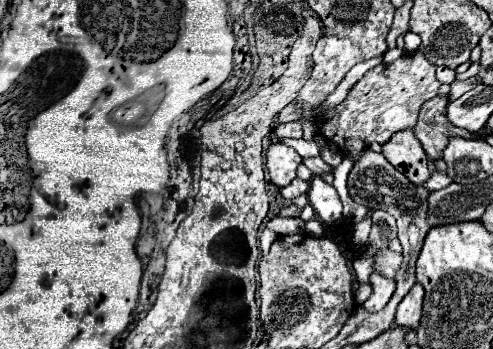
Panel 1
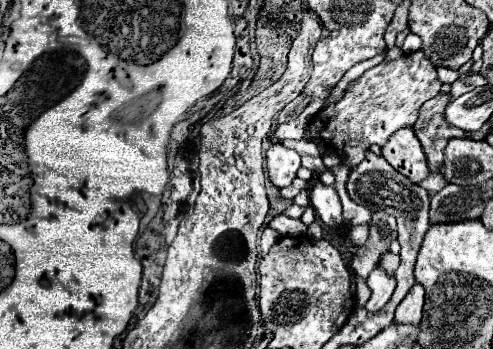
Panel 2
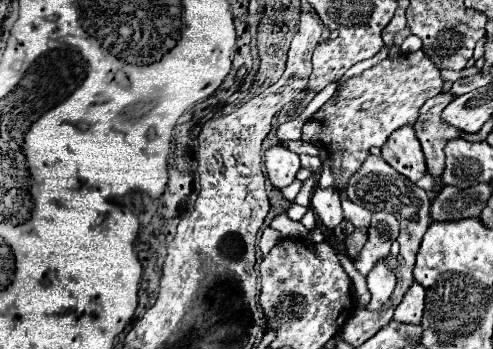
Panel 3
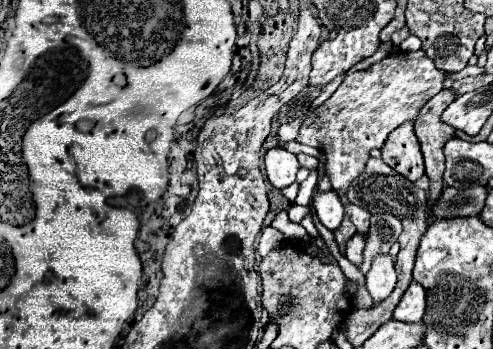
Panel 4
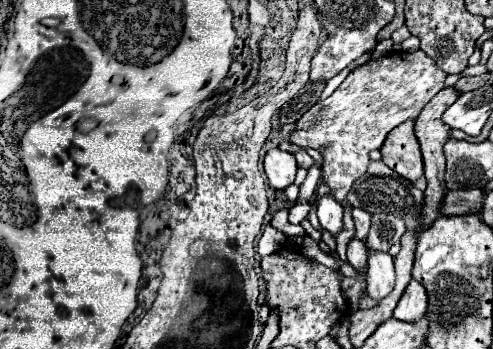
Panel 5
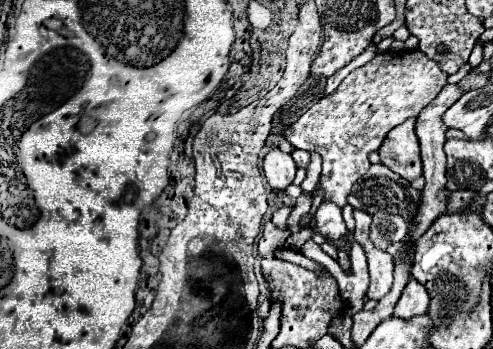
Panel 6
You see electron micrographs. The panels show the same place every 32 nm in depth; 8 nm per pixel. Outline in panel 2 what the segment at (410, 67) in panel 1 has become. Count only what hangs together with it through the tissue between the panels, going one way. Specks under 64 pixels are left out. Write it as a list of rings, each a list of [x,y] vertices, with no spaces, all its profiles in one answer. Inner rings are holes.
[[[422,50],[402,54],[396,60],[384,60],[378,66],[366,70],[360,78],[350,82],[344,96],[336,104],[324,106],[308,124],[304,138],[324,140],[348,168],[356,168],[370,146],[382,146],[388,138],[404,128],[414,126],[420,106],[440,92],[436,66],[424,56]]]

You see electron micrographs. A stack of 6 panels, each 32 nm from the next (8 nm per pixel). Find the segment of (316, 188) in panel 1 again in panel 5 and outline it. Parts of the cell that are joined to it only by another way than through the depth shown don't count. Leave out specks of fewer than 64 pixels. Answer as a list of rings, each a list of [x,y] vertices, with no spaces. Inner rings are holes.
[[[322,196],[318,200],[318,222],[320,222],[322,230],[330,232],[334,238],[344,230],[342,212],[344,212],[344,208],[332,196]]]

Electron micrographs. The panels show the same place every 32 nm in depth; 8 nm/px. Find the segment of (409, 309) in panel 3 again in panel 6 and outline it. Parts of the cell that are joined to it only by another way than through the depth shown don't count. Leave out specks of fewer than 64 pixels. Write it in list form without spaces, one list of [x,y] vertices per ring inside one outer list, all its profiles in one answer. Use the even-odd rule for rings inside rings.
[[[410,278],[410,282],[406,284],[406,288],[394,308],[394,316],[408,320],[412,316],[424,314],[428,310],[428,304],[430,304],[430,296],[428,296],[426,288],[420,282],[416,282],[414,278]]]

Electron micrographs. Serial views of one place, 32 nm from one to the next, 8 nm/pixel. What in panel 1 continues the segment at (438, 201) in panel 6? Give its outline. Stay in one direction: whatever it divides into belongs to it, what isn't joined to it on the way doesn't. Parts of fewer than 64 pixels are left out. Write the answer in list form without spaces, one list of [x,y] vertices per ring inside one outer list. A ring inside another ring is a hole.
[[[434,96],[432,100],[424,102],[420,110],[420,118],[414,126],[414,134],[422,142],[422,148],[426,150],[430,162],[442,158],[442,150],[446,148],[450,138],[454,136],[476,138],[470,132],[460,130],[448,122],[446,106],[448,106],[448,96]]]

